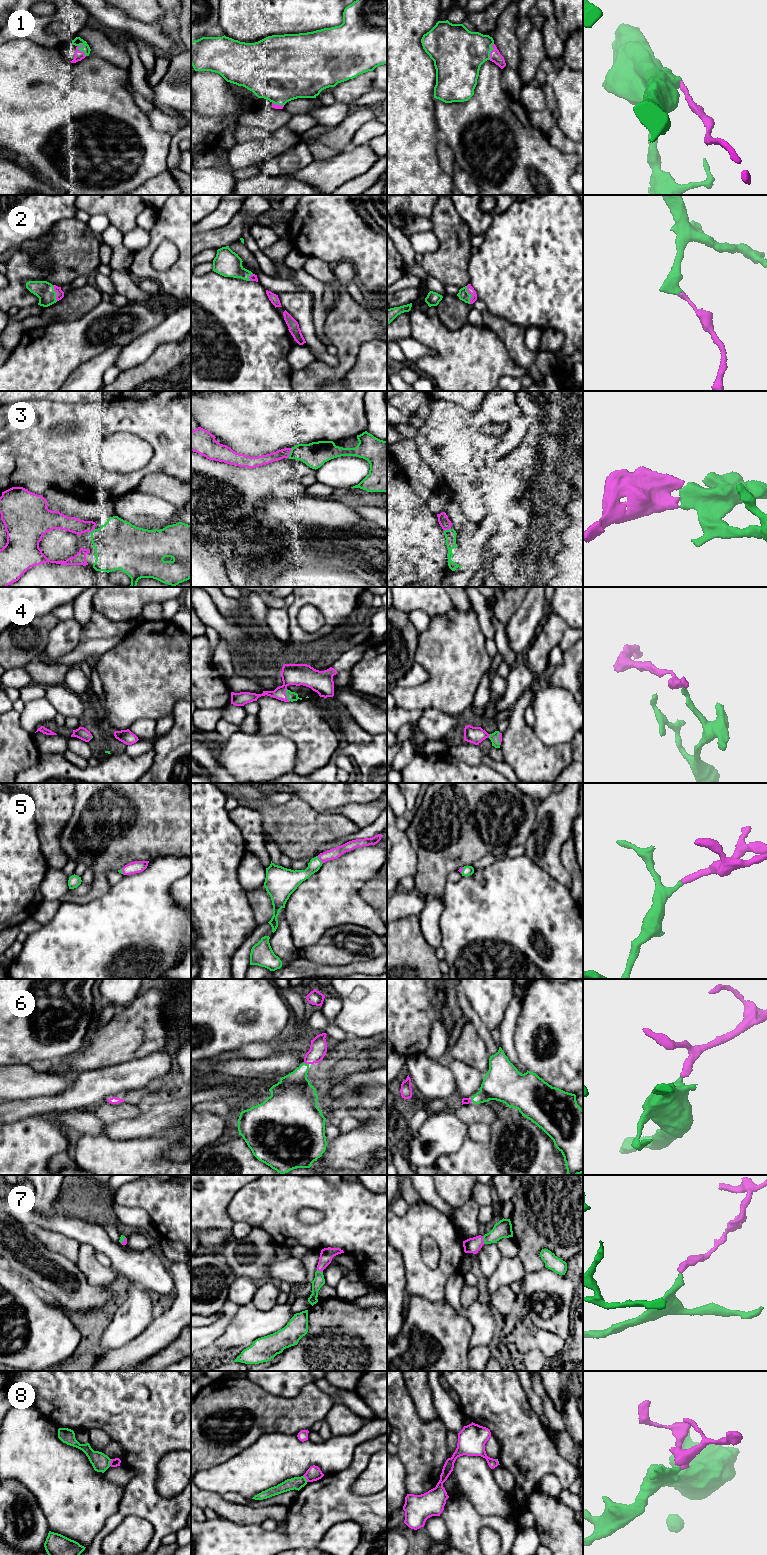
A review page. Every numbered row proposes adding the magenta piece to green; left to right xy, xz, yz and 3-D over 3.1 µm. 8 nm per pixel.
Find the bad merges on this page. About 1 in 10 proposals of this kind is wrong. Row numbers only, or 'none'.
8

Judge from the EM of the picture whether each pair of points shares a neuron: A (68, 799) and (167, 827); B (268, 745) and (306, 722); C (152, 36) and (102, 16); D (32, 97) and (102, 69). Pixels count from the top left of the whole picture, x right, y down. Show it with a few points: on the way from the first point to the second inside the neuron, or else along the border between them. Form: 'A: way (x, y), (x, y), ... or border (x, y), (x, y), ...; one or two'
A: border (75, 793), (74, 810), (66, 823); two
B: border (260, 733), (287, 737), (295, 746), (296, 756); two
C: way (140, 30), (114, 18); one
D: way (49, 97), (74, 97), (85, 86); one

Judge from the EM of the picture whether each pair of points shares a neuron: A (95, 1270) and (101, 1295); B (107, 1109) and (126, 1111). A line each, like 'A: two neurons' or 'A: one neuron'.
A: two neurons
B: one neuron

